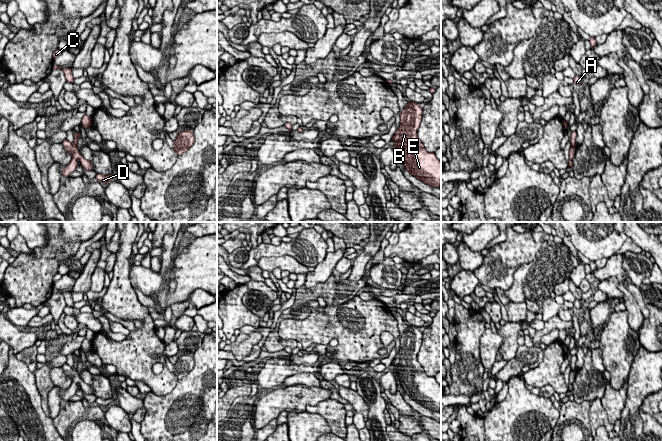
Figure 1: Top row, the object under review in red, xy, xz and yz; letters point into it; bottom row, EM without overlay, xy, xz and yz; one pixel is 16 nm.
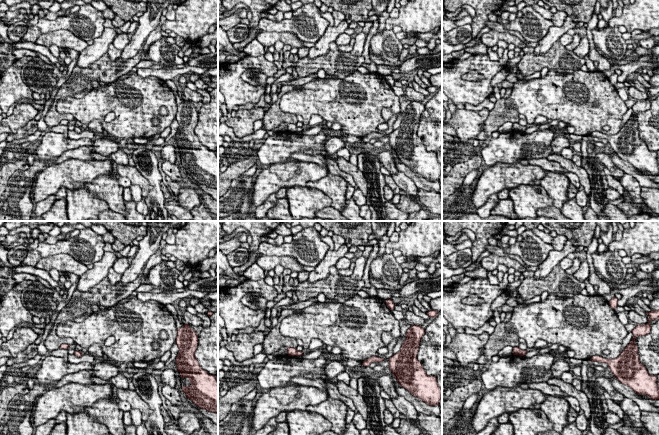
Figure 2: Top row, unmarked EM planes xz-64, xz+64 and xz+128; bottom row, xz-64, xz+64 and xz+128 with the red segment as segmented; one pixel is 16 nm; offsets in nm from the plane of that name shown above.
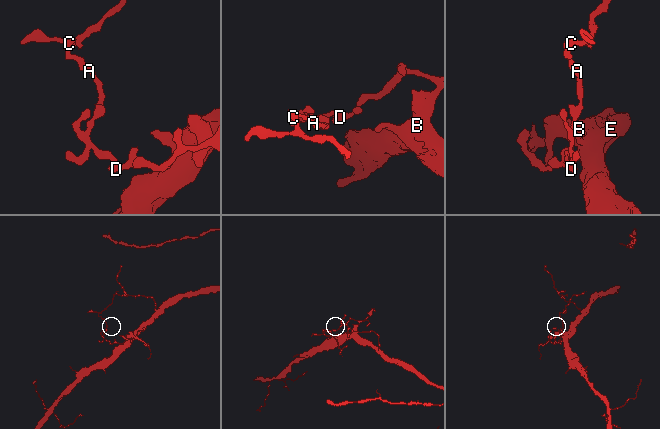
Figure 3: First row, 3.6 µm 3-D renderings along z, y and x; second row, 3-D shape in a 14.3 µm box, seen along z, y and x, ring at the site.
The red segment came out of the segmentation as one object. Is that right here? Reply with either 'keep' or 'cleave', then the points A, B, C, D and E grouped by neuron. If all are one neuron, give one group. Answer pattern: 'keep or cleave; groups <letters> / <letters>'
cleave; groups A C / B D E

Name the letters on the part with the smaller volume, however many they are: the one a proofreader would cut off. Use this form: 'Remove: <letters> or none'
Remove: A, C

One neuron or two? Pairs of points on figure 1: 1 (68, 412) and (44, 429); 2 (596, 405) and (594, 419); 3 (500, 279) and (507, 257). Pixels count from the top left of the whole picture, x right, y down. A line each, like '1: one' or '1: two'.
1: two
2: one
3: one

